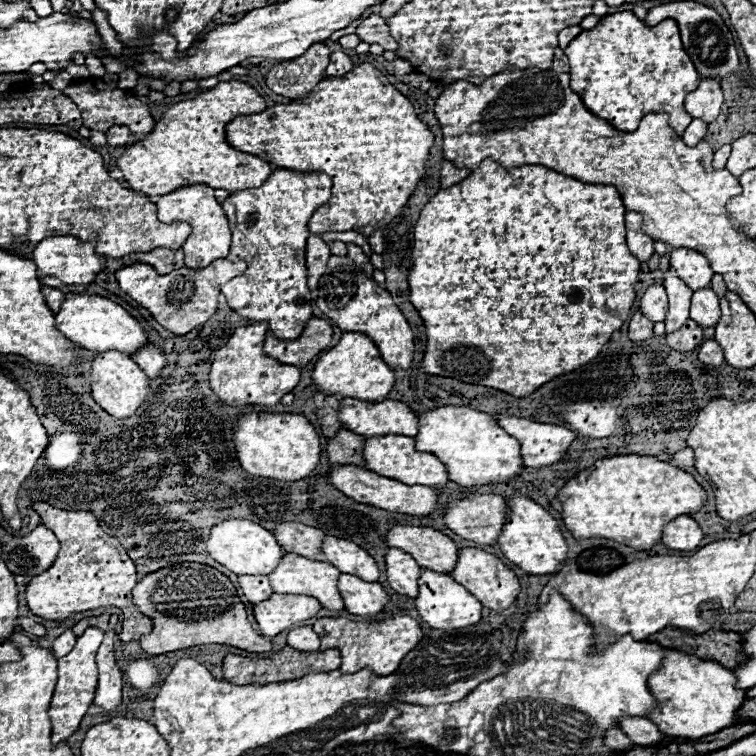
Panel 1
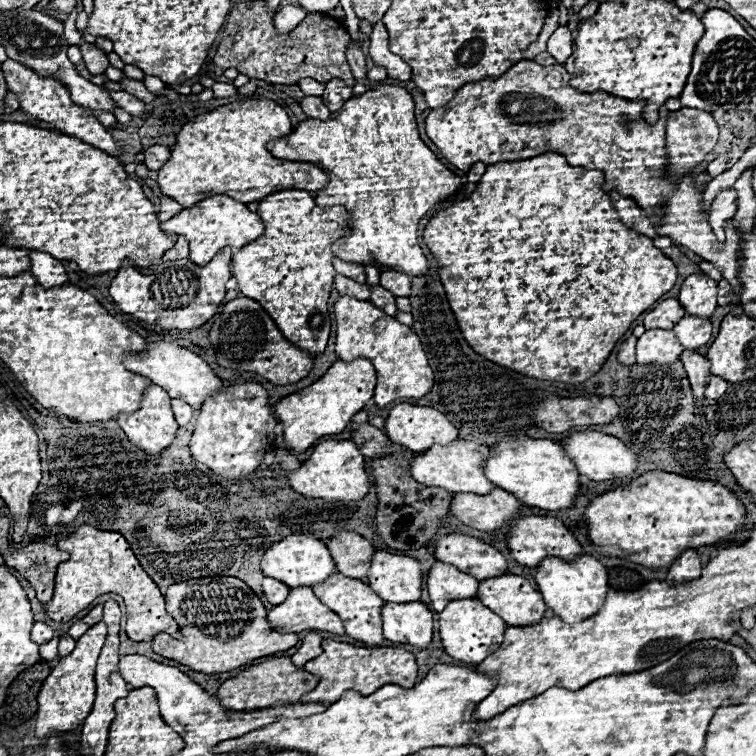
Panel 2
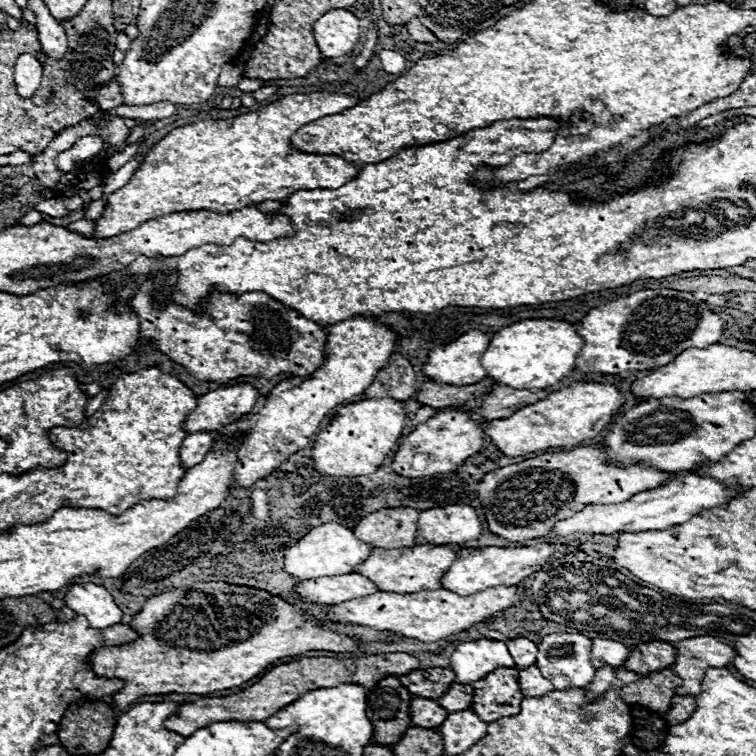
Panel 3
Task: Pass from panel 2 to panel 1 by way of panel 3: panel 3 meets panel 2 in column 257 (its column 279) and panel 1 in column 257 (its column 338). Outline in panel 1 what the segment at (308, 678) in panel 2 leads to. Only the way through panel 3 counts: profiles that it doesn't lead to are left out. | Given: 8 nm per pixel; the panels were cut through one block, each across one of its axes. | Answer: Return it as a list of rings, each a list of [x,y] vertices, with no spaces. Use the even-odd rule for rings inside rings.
[[[284,646],[282,650],[274,652],[270,658],[252,658],[244,656],[236,656],[236,654],[228,654],[224,658],[222,670],[224,670],[224,680],[234,682],[234,684],[270,684],[270,682],[284,682],[284,680],[296,680],[306,676],[308,672],[330,672],[330,670],[338,670],[342,662],[342,656],[338,652],[338,648],[332,650],[324,650],[324,652],[300,652],[294,650],[290,646]]]

